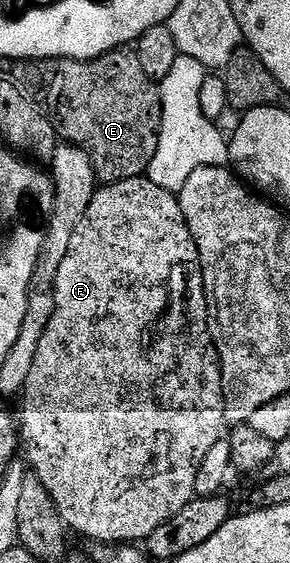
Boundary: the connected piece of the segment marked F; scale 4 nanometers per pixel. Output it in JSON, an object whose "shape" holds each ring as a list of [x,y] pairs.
{"shape":[[[146,175],[122,180],[116,184],[104,184],[96,191],[93,202],[89,202],[89,210],[85,210],[85,218],[81,218],[81,222],[77,222],[77,230],[73,230],[73,238],[69,238],[69,254],[65,254],[65,262],[61,262],[61,270],[57,270],[53,318],[41,338],[41,346],[37,346],[37,358],[33,358],[33,370],[29,370],[29,378],[25,382],[21,393],[22,400],[21,448],[25,456],[27,452],[28,461],[26,460],[26,463],[29,465],[29,468],[29,463],[31,463],[30,471],[37,478],[41,478],[41,482],[45,482],[45,490],[49,490],[49,494],[53,494],[53,502],[57,502],[57,510],[61,510],[61,518],[72,533],[80,532],[81,535],[88,536],[91,540],[100,540],[103,544],[111,544],[110,546],[123,546],[128,542],[143,542],[146,541],[148,536],[153,534],[153,530],[157,530],[157,526],[169,522],[178,512],[183,512],[188,508],[192,500],[196,499],[195,483],[199,477],[201,466],[205,462],[207,455],[213,450],[213,446],[220,443],[225,436],[223,370],[219,367],[219,355],[215,349],[214,342],[211,341],[211,324],[209,323],[209,313],[207,310],[207,291],[203,285],[203,267],[199,261],[197,242],[193,242],[185,214],[181,214],[181,206],[179,205],[179,198],[176,193],[157,186],[152,180],[147,179]]]}

